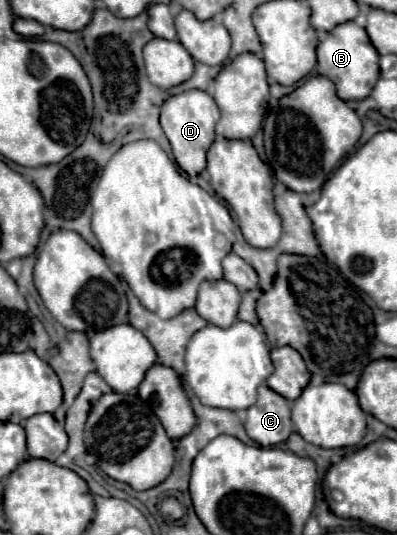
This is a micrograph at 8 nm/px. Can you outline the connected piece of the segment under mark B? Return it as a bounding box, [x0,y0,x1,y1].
[317,21,379,101]

